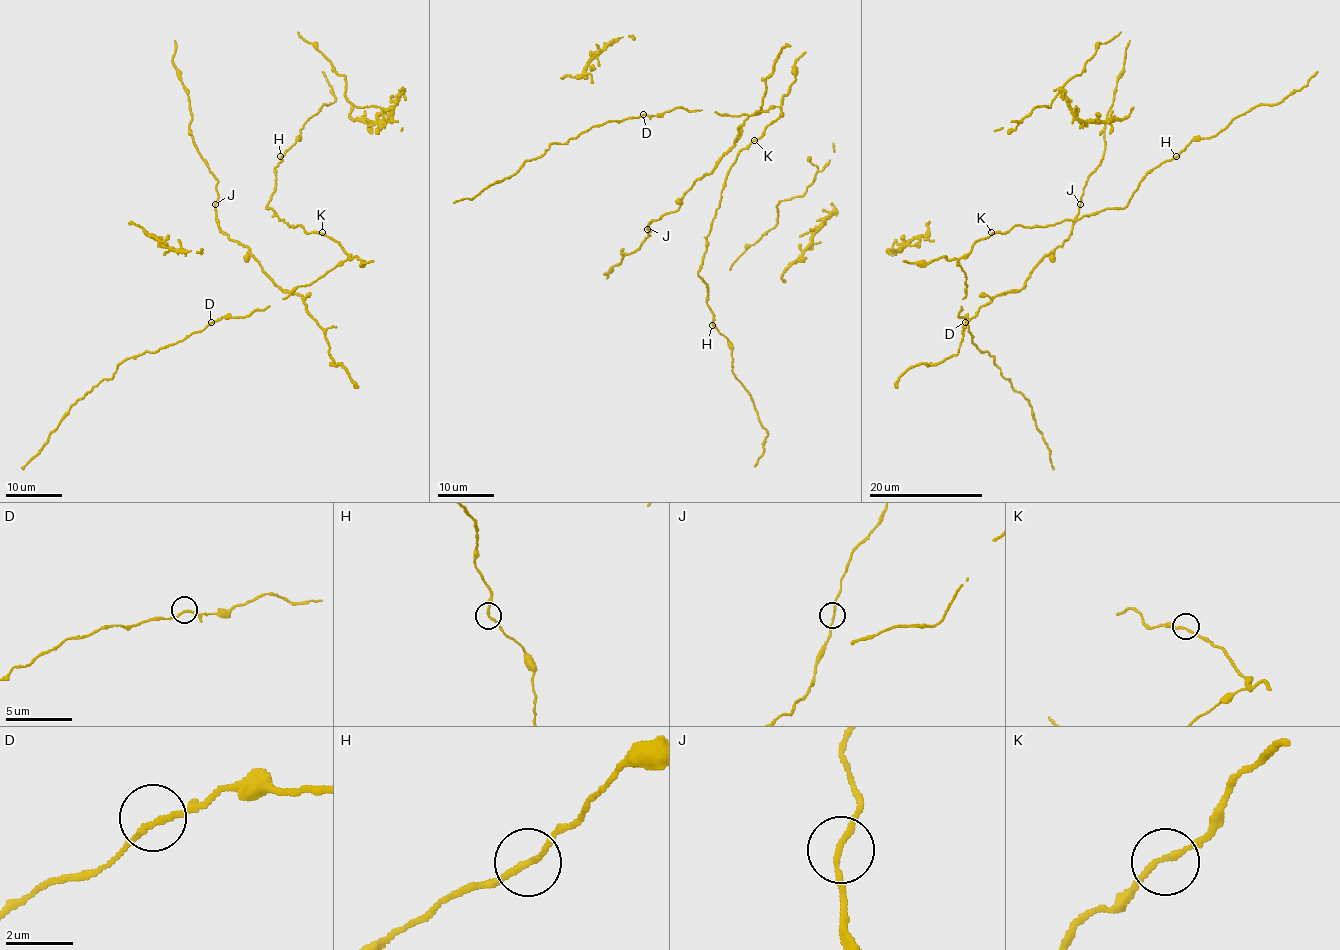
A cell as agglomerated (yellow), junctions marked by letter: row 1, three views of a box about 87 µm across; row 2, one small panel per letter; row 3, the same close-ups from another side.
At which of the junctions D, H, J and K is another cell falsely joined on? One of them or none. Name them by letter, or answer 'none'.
none

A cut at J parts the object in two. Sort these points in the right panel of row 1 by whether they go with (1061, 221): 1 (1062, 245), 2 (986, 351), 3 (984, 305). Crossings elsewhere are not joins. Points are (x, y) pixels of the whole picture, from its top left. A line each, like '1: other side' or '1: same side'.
1: other side
2: same side
3: other side

